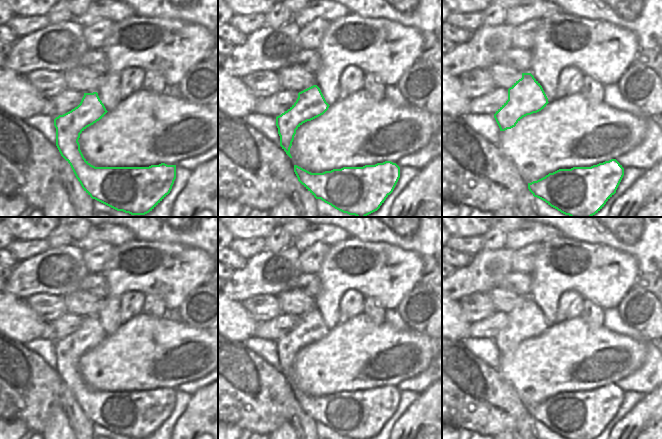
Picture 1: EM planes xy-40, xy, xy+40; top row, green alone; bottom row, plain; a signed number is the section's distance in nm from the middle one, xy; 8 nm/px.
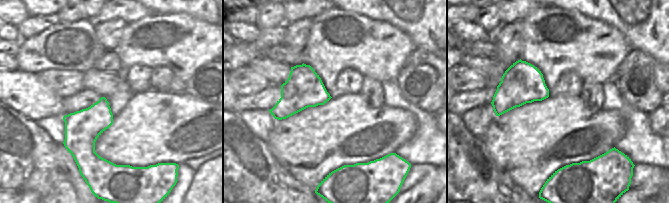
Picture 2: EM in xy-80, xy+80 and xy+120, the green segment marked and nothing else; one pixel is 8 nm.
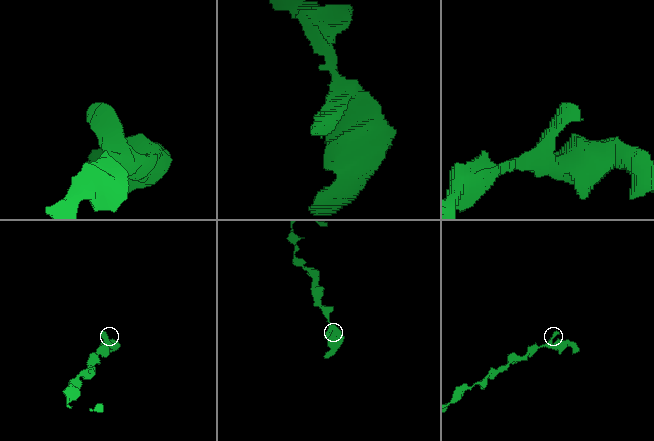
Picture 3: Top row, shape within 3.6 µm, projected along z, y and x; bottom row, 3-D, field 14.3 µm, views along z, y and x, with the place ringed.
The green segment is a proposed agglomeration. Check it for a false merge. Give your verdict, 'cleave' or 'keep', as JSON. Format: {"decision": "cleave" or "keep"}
{"decision": "keep"}

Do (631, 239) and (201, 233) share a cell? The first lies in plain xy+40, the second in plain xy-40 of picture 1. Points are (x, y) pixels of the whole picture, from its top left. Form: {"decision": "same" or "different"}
{"decision": "same"}

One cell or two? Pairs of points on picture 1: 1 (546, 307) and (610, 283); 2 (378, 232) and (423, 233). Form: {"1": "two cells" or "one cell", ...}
{"1": "one cell", "2": "one cell"}

